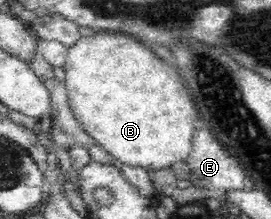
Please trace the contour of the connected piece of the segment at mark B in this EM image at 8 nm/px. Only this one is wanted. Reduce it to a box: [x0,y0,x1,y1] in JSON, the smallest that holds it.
[62,31,199,171]

